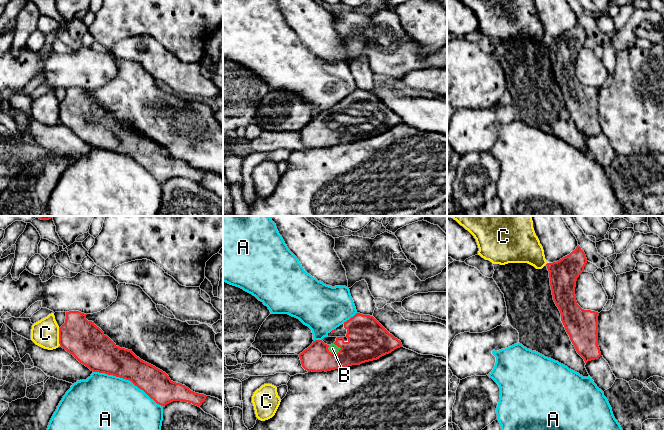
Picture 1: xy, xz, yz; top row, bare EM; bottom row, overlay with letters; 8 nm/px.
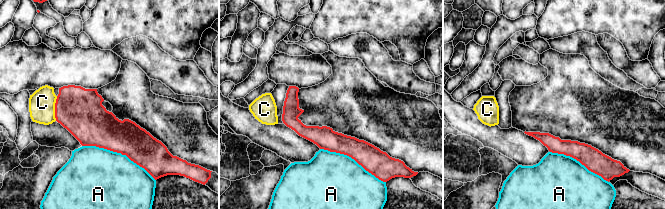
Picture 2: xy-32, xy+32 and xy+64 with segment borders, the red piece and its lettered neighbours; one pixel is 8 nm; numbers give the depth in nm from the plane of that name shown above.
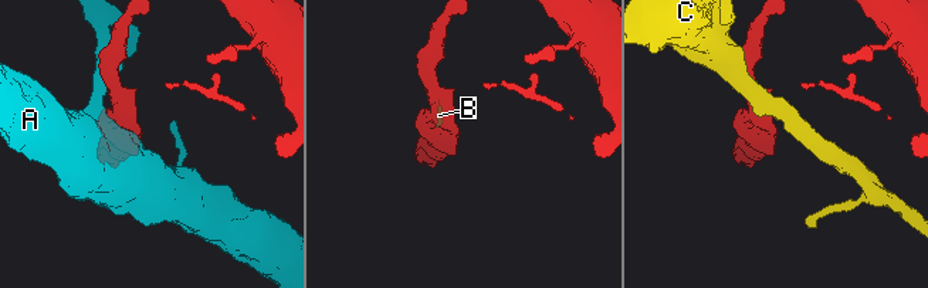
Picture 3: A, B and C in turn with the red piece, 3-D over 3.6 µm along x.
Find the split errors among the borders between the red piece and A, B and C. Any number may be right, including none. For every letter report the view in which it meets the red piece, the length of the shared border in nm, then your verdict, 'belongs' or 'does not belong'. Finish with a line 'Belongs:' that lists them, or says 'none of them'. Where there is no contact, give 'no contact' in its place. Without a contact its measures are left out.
A: xy | 600 nm | does not belong
B: xz | 120 nm | belongs
C: xy | 140 nm | does not belong
Belongs: B

